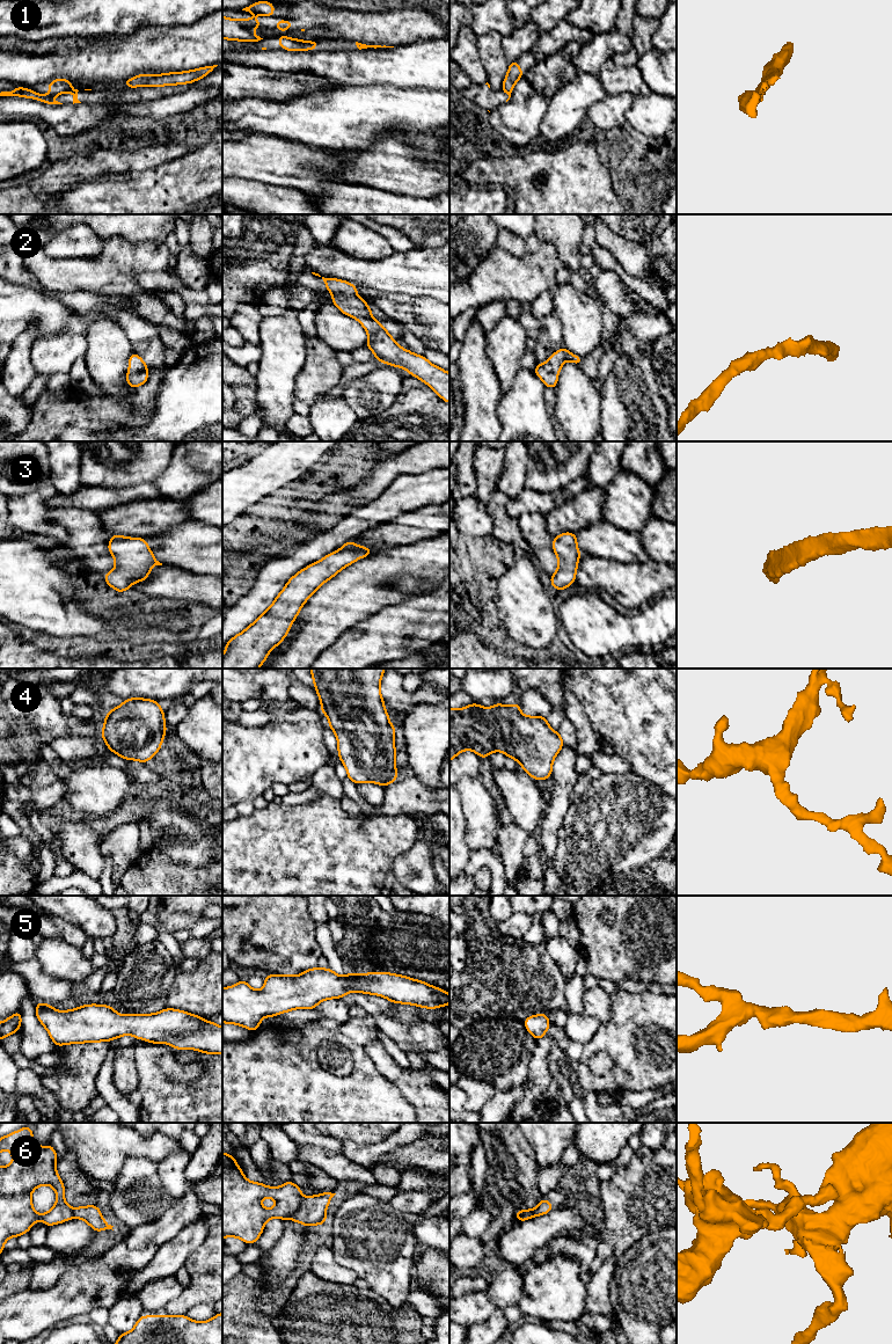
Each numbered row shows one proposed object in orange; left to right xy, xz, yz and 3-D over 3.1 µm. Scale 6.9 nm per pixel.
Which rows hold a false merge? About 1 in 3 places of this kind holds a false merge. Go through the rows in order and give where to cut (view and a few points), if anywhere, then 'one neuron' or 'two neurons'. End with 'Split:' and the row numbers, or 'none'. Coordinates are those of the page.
1: cut xy (72, 88), (68, 90); two neurons
2: cut none; one neuron
3: cut none; one neuron
4: cut none; one neuron
5: cut none; one neuron
6: cut xz (302, 1198), (299, 1207), (289, 1217); two neurons
Split: 1, 6

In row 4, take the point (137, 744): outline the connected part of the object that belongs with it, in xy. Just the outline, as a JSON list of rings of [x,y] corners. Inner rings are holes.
[[[132,697],[109,710],[101,736],[122,759],[146,764],[159,752],[166,732],[164,713],[159,702]]]

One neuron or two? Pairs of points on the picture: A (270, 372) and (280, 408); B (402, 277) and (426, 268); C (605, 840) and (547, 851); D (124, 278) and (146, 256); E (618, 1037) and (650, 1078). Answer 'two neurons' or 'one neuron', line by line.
A: one neuron
B: one neuron
C: two neurons
D: one neuron
E: one neuron

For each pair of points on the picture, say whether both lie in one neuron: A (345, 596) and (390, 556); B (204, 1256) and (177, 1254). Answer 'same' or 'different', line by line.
A: same
B: different

